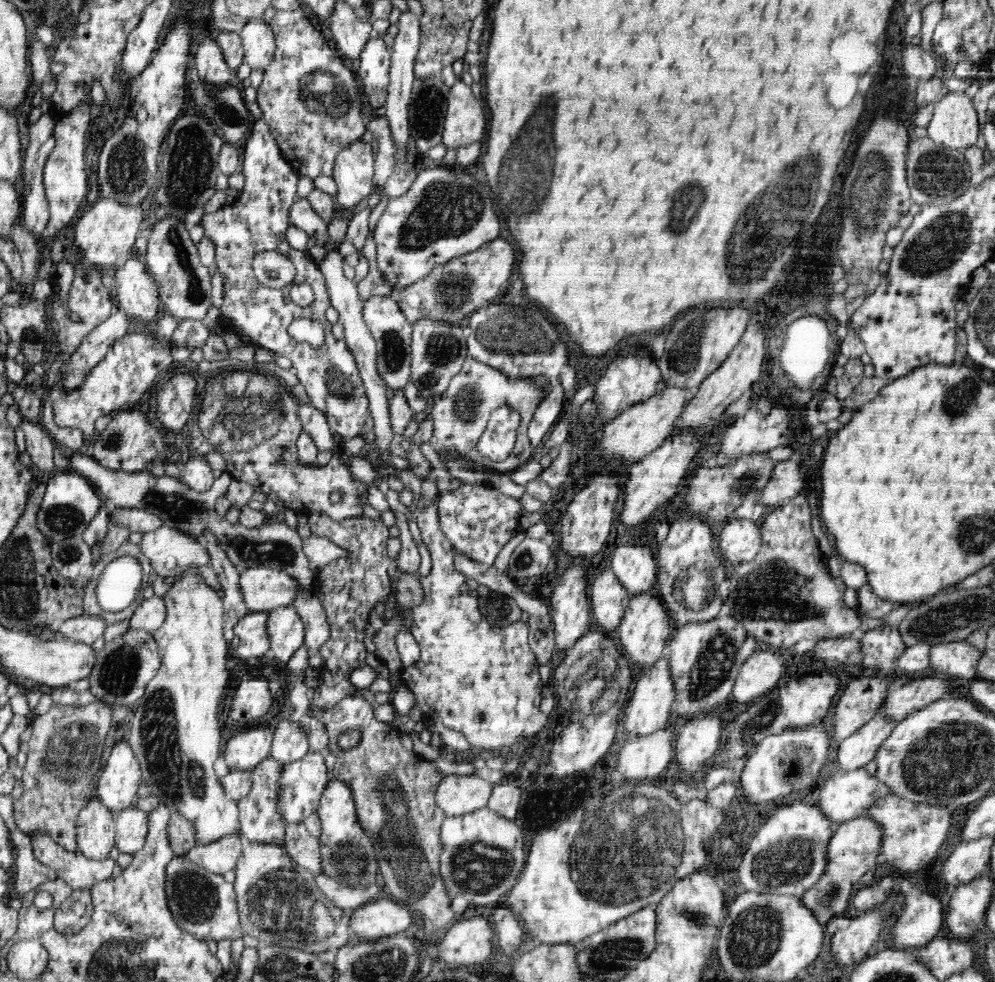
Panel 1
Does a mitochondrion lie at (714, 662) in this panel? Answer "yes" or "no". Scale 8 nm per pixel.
yes

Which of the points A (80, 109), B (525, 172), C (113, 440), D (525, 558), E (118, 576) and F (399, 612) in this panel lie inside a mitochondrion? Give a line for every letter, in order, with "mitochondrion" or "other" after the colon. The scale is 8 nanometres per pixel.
A: other
B: mitochondrion
C: mitochondrion
D: mitochondrion
E: other
F: other

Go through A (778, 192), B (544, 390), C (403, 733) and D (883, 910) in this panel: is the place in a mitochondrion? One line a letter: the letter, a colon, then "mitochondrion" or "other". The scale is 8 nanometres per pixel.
A: mitochondrion
B: other
C: other
D: other

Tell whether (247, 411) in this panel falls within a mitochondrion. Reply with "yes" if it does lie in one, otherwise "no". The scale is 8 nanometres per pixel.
yes

